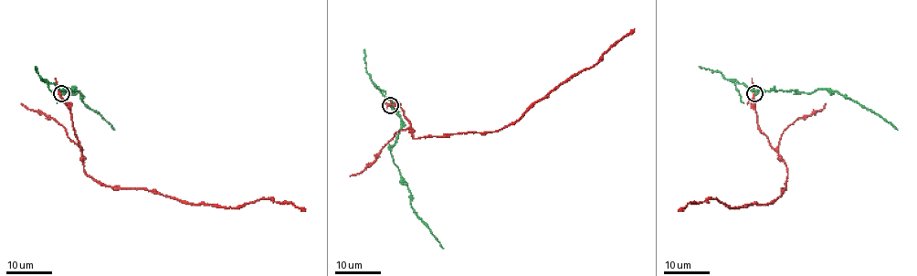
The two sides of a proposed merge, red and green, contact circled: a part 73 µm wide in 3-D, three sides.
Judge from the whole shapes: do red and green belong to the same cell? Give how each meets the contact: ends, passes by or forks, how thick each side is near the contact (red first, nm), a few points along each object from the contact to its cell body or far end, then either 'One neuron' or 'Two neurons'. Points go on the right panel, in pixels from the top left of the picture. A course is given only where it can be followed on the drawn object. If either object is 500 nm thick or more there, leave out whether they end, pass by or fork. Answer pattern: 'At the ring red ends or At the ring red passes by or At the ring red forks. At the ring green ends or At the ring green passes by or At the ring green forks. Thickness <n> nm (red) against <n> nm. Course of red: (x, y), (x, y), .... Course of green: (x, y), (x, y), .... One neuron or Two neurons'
At the ring red forks. At the ring green passes by. Thickness 240 nm (red) against 400 nm. Course of red: (755, 93), (757, 126), (786, 170), (781, 196), (740, 207), (710, 199), (678, 211). Course of green: (755, 93), (765, 90), (813, 93), (817, 90), (829, 90), (857, 100), (897, 130). Two neurons

